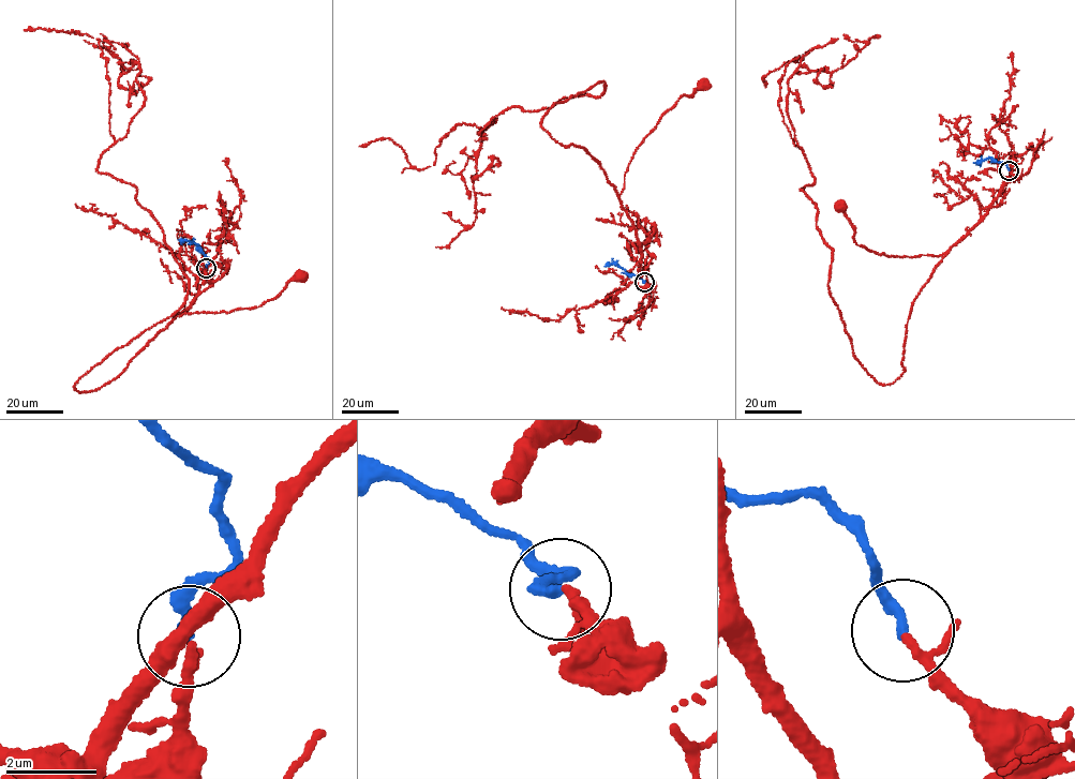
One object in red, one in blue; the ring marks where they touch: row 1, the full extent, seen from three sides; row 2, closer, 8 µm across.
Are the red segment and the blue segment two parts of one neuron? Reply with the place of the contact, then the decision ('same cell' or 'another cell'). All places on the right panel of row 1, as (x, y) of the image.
at (1009, 170); same cell

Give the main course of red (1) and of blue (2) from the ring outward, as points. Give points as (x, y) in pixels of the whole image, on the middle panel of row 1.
1: (644, 282), (639, 286), (637, 280), (640, 245), (618, 197), (624, 176), (660, 117), (682, 95), (704, 86)
2: (644, 282), (613, 264), (605, 267)

